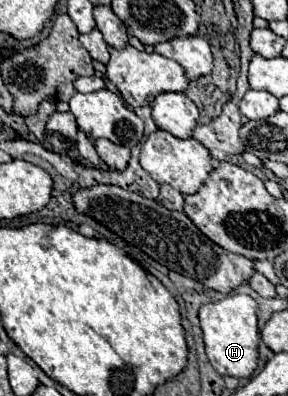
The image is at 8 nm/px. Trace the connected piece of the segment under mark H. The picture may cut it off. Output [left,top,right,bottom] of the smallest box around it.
[199,294,259,378]

